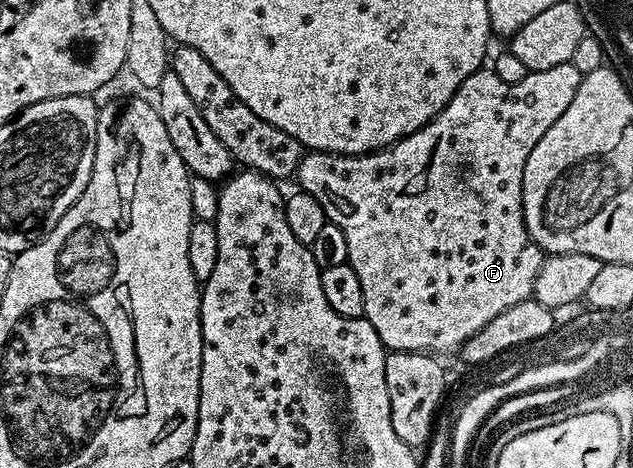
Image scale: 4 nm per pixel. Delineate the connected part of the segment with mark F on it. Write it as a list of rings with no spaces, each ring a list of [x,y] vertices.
[[[571,62],[553,65],[553,69],[528,71],[521,81],[510,83],[501,81],[494,70],[480,69],[474,71],[453,93],[453,97],[445,105],[445,109],[434,115],[421,129],[411,135],[399,139],[382,151],[371,151],[368,155],[334,155],[328,151],[311,151],[304,154],[297,172],[298,186],[309,193],[321,205],[329,223],[337,225],[341,233],[345,233],[345,245],[349,245],[347,262],[357,273],[357,281],[361,281],[361,289],[365,297],[363,318],[368,319],[377,329],[377,337],[381,337],[384,348],[393,351],[418,351],[420,353],[440,353],[439,351],[458,352],[467,340],[471,339],[497,313],[503,313],[513,305],[532,298],[535,293],[537,273],[545,258],[539,246],[531,242],[531,235],[523,220],[523,174],[525,161],[529,161],[529,153],[533,153],[533,145],[549,133],[553,121],[569,109],[573,97],[577,97],[577,89],[581,85],[583,75]]]

